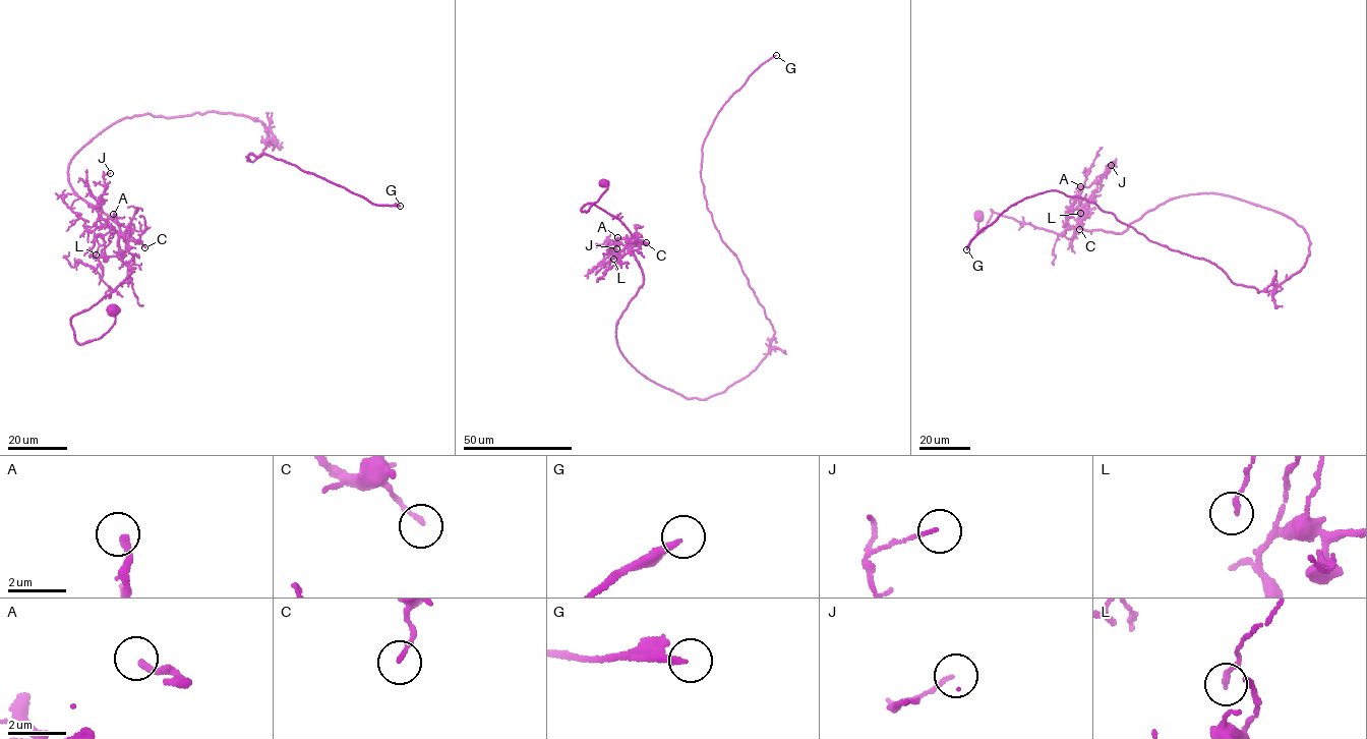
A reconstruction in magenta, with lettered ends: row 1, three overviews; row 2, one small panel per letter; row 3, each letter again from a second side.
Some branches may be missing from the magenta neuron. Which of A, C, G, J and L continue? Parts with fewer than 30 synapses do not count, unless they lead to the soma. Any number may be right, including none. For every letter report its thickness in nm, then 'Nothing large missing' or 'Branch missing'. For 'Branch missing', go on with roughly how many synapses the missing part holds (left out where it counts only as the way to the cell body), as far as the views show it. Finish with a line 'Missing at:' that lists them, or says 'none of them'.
A: Thickness 240 nm. Branch missing. Roughly 60 synapses
C: Thickness 150 nm. Nothing large missing
G: Thickness 200 nm. Branch missing. Roughly 45 synapses
J: Thickness 110 nm. Nothing large missing
L: Thickness 160 nm. Nothing large missing
Missing at: A, G

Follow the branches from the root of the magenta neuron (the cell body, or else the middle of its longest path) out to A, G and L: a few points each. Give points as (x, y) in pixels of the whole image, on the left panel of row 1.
A: (113, 309), (115, 324), (79, 344), (71, 318), (133, 272), (120, 256), (119, 238), (128, 229), (113, 214)
G: (113, 309), (79, 344), (133, 272), (67, 171), (125, 117), (249, 117), (278, 140), (247, 161), (400, 206)
L: (113, 309), (115, 324), (79, 344), (71, 318), (133, 272), (108, 227), (95, 230), (96, 254)

